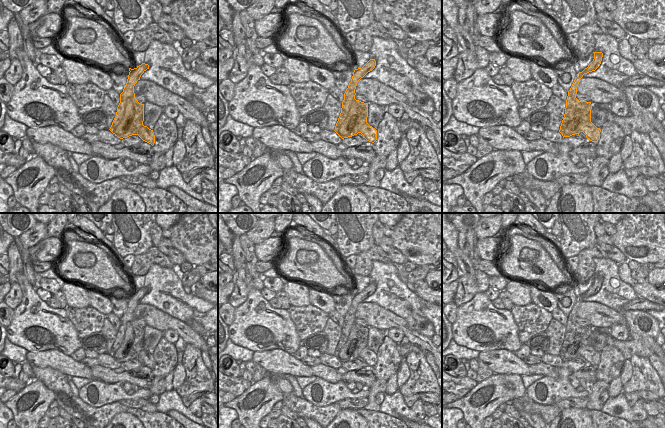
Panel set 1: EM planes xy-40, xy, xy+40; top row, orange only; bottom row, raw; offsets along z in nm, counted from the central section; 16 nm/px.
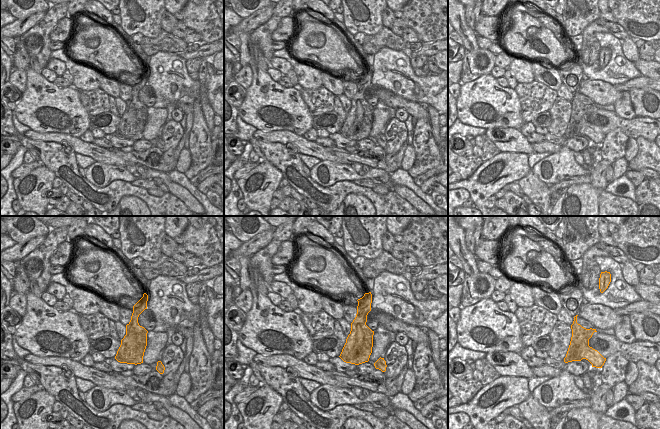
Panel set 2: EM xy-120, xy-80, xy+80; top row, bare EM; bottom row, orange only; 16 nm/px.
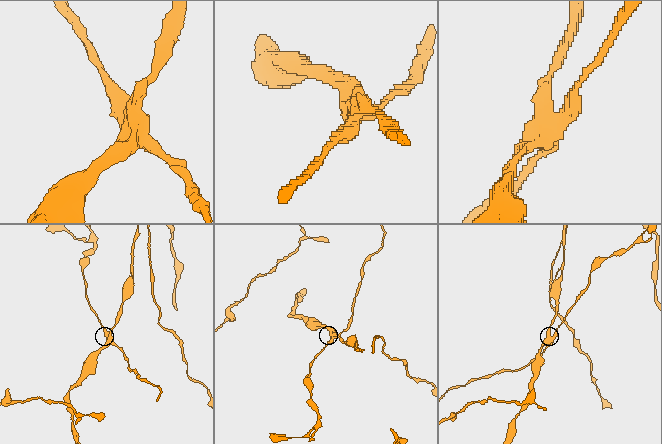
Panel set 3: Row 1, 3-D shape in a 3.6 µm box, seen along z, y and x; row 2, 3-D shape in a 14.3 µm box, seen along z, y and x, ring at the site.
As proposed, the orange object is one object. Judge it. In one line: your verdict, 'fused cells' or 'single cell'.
fused cells

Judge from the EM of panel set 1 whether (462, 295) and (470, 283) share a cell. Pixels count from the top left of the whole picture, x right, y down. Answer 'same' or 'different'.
same

